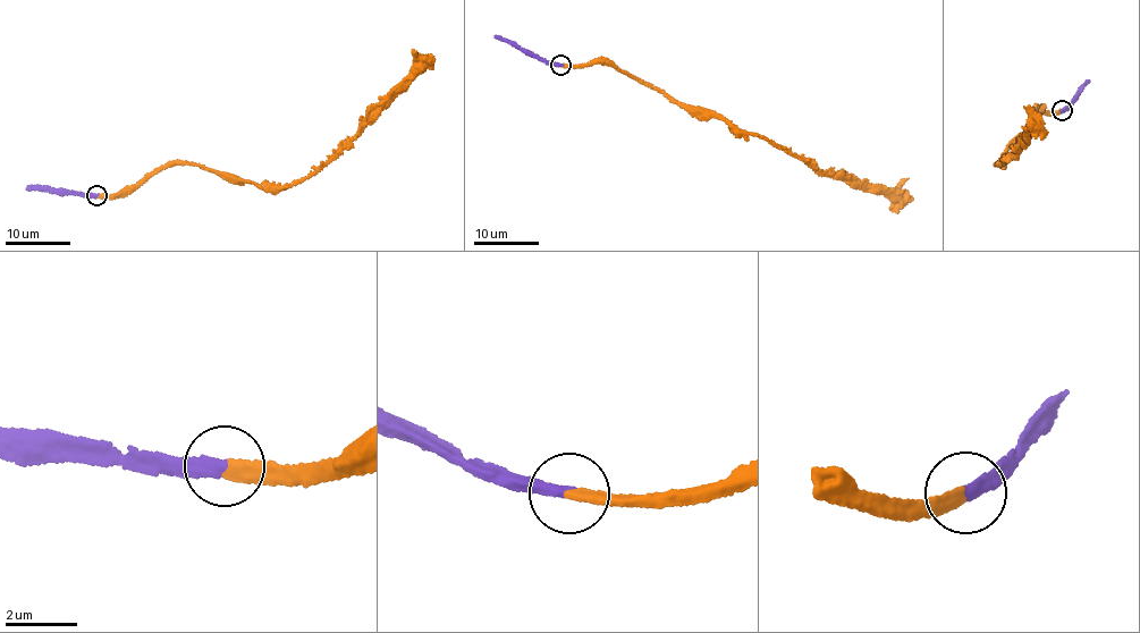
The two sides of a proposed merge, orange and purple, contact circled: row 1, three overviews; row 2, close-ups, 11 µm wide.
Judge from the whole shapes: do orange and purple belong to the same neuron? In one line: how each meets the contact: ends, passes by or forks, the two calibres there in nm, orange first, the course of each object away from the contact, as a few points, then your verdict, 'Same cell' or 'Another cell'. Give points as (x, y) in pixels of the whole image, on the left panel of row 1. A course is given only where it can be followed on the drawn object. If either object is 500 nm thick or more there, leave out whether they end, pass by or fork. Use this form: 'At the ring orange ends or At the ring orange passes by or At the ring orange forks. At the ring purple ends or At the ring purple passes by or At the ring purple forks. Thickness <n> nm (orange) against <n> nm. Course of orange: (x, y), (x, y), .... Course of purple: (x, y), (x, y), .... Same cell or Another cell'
At the ring orange ends. At the ring purple ends. Thickness 380 nm (orange) against 380 nm. Course of orange: (96, 196), (129, 193), (176, 162), (259, 185), (296, 184), (339, 152), (365, 114), (408, 77), (416, 51). Course of purple: (96, 194), (33, 186), (26, 190). Same cell

